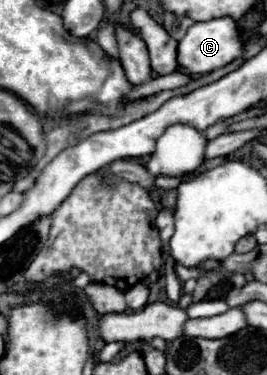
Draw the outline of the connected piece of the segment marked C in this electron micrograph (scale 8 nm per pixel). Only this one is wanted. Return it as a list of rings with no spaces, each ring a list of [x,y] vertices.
[[[223,16],[223,18],[215,18],[209,22],[195,22],[185,38],[179,42],[179,66],[195,76],[195,74],[205,74],[211,72],[215,68],[221,68],[229,62],[233,62],[235,58],[241,58],[245,54],[245,46],[241,42],[241,34],[239,34],[239,26],[233,18]]]

